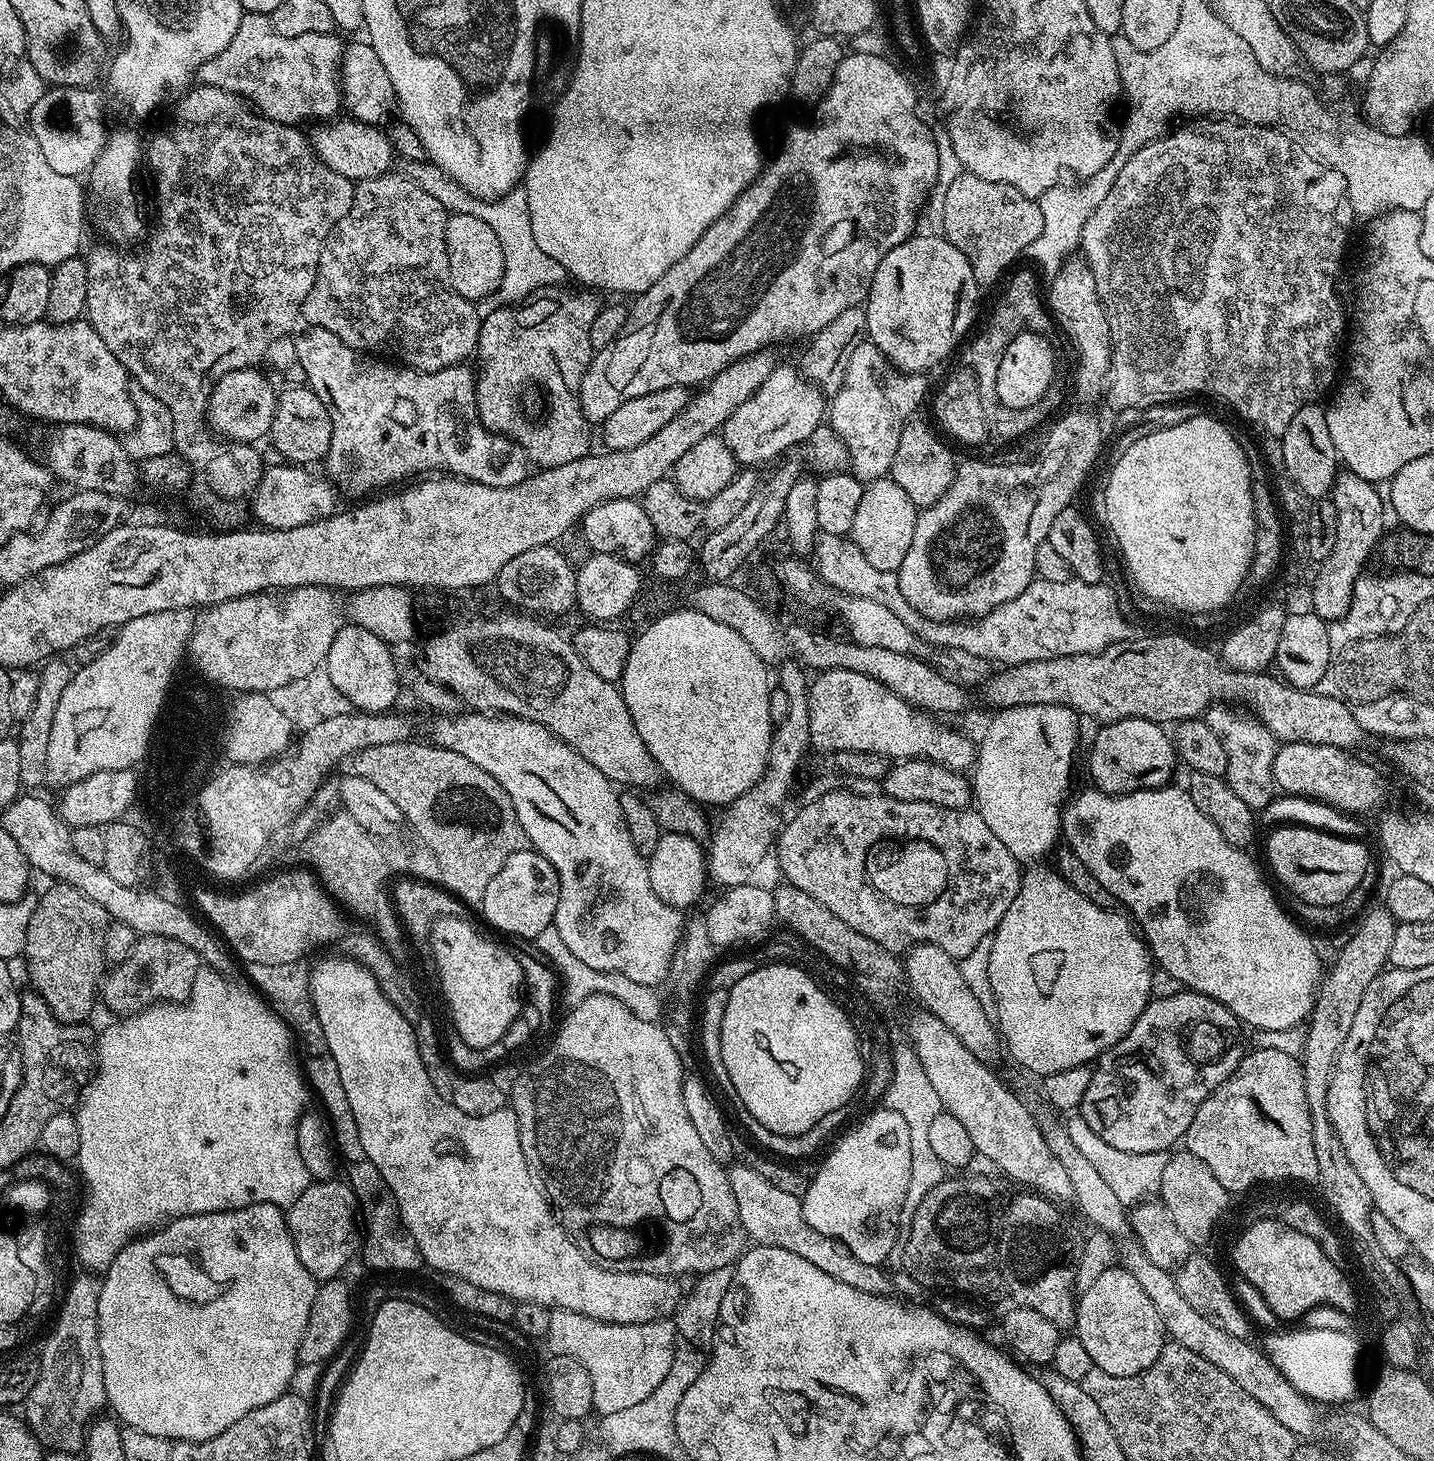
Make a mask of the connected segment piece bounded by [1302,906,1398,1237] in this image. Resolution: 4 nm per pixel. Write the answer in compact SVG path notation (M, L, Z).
M1383 906L1372 908L1360 920L1360 925L1356 928L1356 933L1344 944L1344 949L1340 952L1340 957L1332 964L1332 969L1327 969L1322 983L1316 993L1316 1003L1312 1006L1312 1015L1306 1024L1304 1050L1302 1053L1302 1063L1304 1065L1304 1085L1306 1086L1306 1102L1310 1106L1312 1115L1312 1131L1316 1133L1314 1138L1314 1154L1318 1158L1318 1174L1315 1183L1320 1184L1324 1191L1324 1196L1328 1199L1330 1207L1336 1211L1338 1219L1344 1223L1346 1233L1353 1237L1358 1232L1373 1232L1372 1221L1374 1219L1374 1209L1372 1206L1372 1195L1370 1190L1366 1190L1366 1182L1358 1178L1358 1170L1350 1166L1350 1158L1346 1158L1346 1150L1338 1138L1338 1134L1332 1128L1332 1123L1328 1117L1328 1091L1332 1081L1332 1069L1336 1067L1336 1059L1346 1042L1346 1034L1350 1034L1350 1025L1358 1014L1358 1006L1362 1006L1362 994L1377 976L1385 971L1390 954L1390 942L1394 942L1394 930L1398 921L1388 913L1388 909Z

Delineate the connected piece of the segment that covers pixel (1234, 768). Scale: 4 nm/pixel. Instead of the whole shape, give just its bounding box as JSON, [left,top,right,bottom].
[1202,703,1278,810]

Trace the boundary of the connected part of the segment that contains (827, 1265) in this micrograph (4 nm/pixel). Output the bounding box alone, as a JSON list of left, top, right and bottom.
[727,1164,893,1296]

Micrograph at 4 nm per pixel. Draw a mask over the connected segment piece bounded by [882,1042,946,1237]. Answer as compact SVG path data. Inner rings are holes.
M898 1043L892 1049L892 1079L888 1081L883 1089L883 1107L902 1114L906 1126L910 1126L910 1182L906 1182L906 1198L902 1202L902 1214L900 1215L900 1236L906 1237L910 1234L910 1226L914 1222L914 1214L918 1214L918 1206L922 1206L922 1198L934 1190L946 1178L944 1163L934 1154L930 1147L930 1125L934 1118L940 1113L940 1099L930 1086L930 1078L926 1078L926 1070L922 1070L922 1062L918 1054L913 1050L911 1043Z

